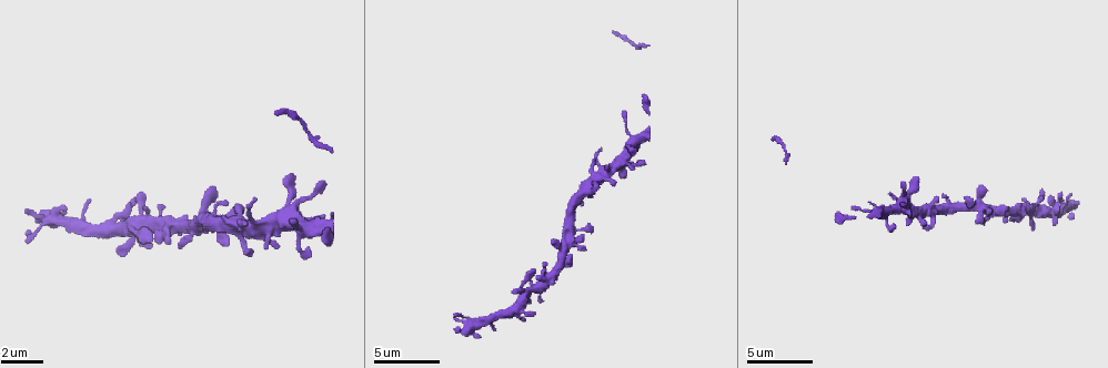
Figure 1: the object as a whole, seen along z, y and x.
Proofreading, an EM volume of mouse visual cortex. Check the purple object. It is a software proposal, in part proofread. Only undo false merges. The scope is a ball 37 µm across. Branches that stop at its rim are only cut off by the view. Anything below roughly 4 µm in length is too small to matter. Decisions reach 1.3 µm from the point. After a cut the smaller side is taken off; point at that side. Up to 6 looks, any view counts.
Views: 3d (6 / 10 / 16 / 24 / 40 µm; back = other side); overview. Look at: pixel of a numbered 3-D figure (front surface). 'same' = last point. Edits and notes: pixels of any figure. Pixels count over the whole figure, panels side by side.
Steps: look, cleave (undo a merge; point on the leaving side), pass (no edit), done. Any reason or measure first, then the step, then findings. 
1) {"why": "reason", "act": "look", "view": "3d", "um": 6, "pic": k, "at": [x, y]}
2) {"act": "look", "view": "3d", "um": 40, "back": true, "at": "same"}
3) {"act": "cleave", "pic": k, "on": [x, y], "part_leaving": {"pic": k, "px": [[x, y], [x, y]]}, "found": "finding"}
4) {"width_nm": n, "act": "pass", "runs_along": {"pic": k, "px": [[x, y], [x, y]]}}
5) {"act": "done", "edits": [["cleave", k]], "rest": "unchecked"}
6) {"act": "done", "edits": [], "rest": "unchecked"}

{"why": "sudden change in width", "act": "look", "view": "3d", "um": 16, "pic": 1, "at": [642, 134]}

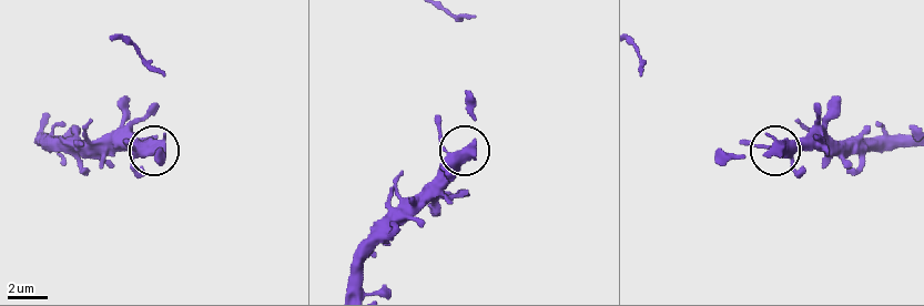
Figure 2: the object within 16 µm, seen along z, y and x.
{"why": "from behind", "act": "look", "view": "3d", "um": 16, "back": true, "pic": 2, "at": [152, 150]}

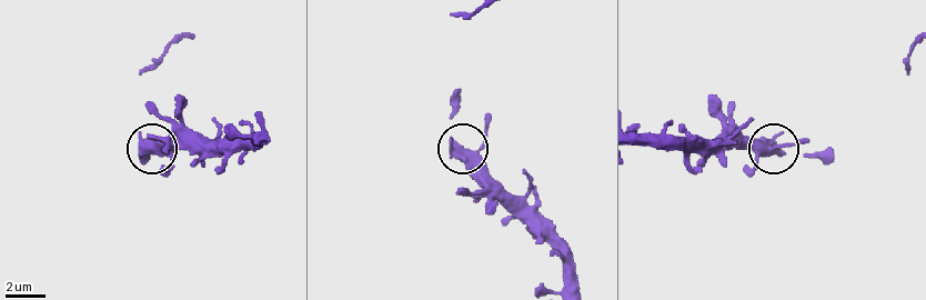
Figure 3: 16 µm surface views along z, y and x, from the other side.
{"width_nm": 430, "act": "pass", "runs_along": {"pic": 3, "px": [[531, 226], [456, 142], [452, 94]]}, "found": "all the same neuron"}

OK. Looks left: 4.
{"act": "look", "view": "3d", "um": 10, "pic": 1, "at": [592, 176]}

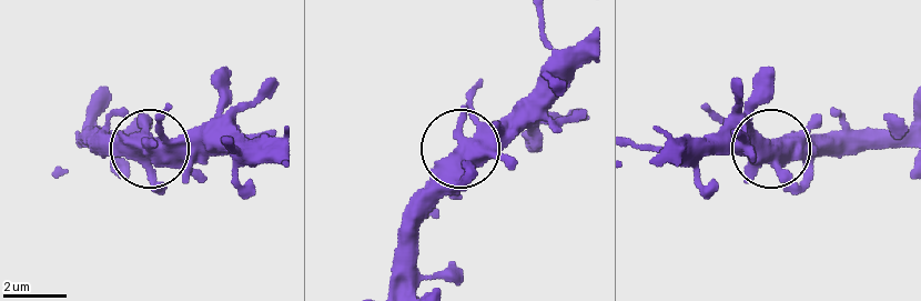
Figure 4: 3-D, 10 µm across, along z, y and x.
{"act": "look", "view": "3d", "um": 10, "back": true, "pic": 4, "at": [456, 153]}

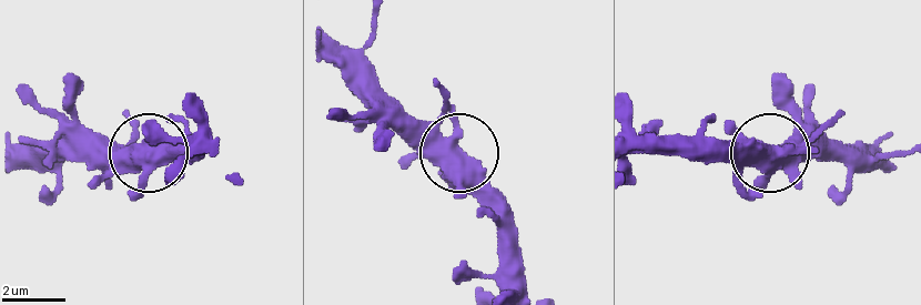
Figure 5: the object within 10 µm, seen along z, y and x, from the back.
{"act": "pass", "runs_along": {"pic": 5, "px": [[447, 169], [458, 163], [508, 216]]}, "found": "all the same neuron"}

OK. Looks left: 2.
{"why": "calibre changes", "act": "look", "view": "3d", "um": 6, "pic": 1, "at": [983, 207]}

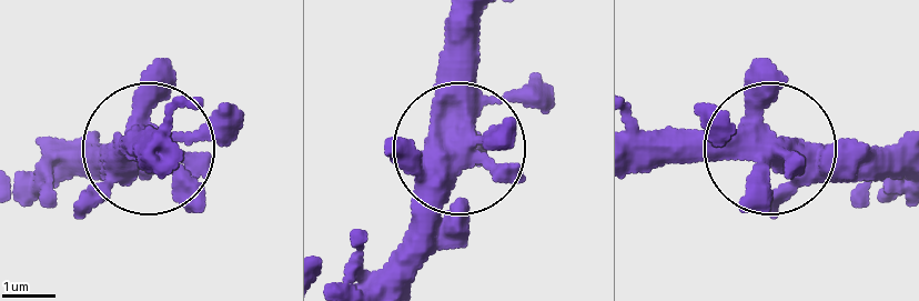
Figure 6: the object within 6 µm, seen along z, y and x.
{"width_nm": 480, "act": "pass", "runs_along": {"pic": 6, "px": [[473, 17], [452, 190], [363, 282]]}, "found": "continuous, no second neuron"}

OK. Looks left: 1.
{"act": "done", "edits": [], "rest": "unchecked"}

